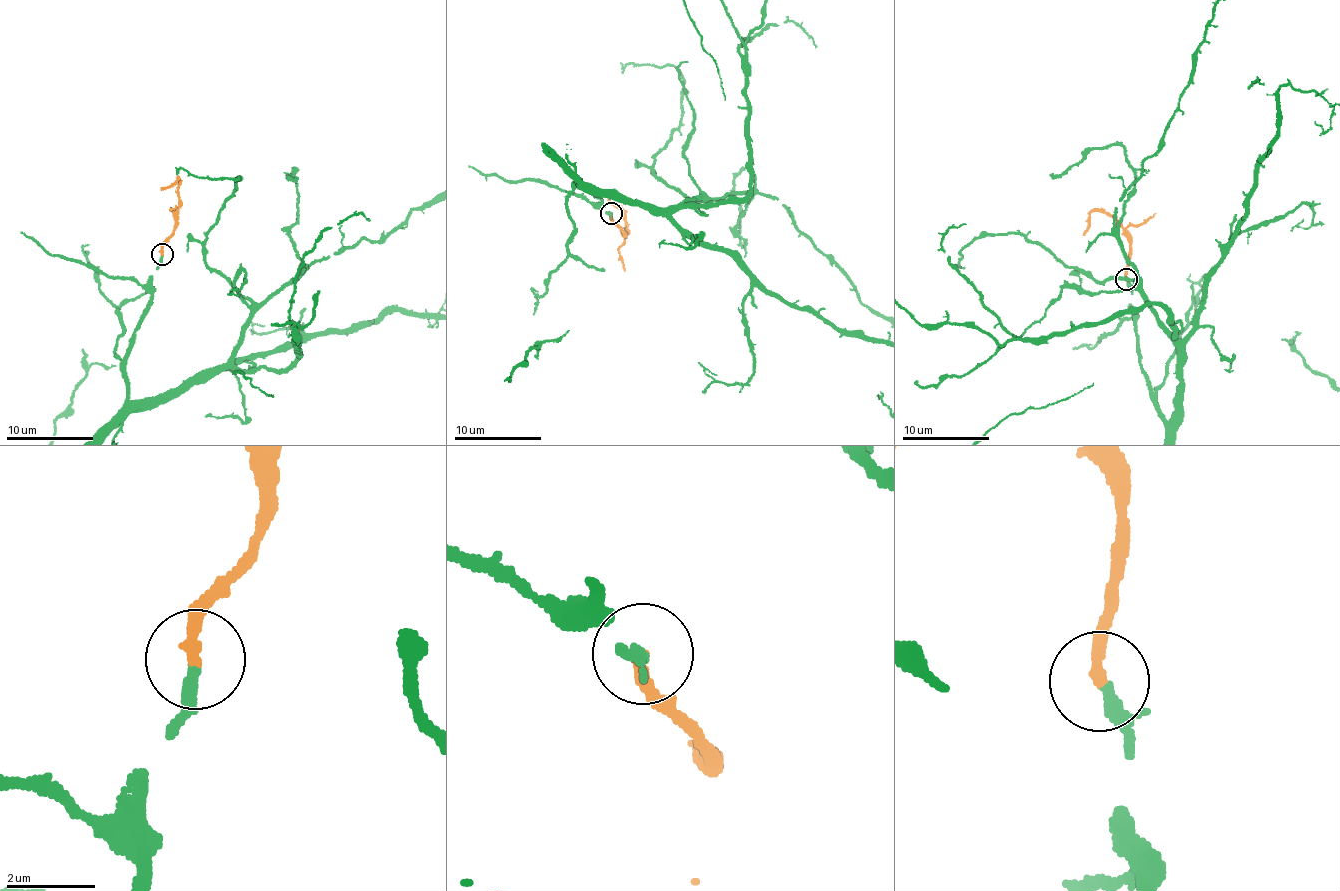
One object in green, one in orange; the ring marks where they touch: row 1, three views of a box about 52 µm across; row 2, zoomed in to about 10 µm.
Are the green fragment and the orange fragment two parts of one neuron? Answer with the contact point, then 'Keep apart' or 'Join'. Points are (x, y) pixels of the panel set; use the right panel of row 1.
Place: (1126, 279). Join

